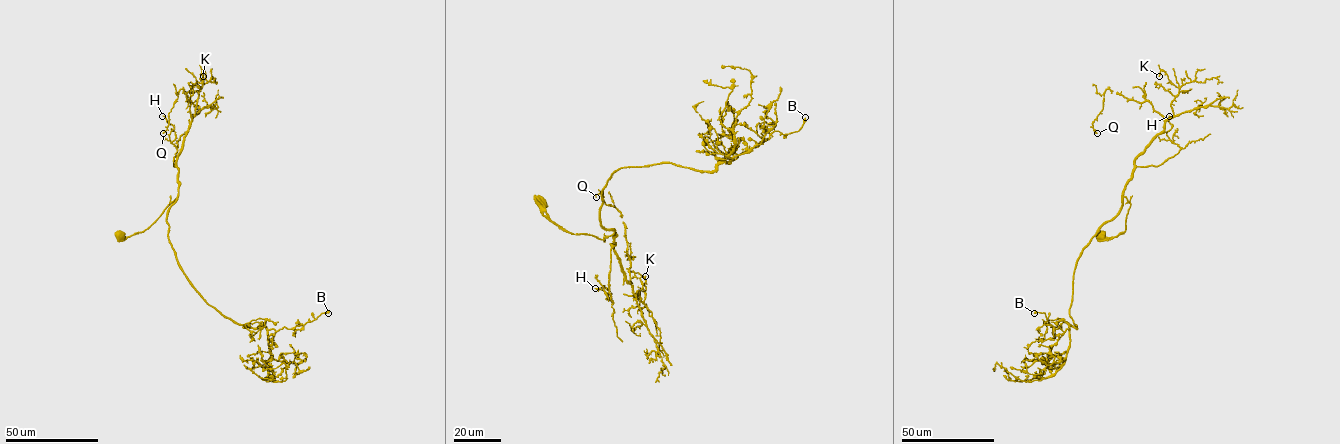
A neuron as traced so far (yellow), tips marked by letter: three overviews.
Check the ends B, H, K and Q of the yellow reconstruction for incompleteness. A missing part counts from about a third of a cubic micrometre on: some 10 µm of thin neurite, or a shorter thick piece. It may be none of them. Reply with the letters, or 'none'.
none

